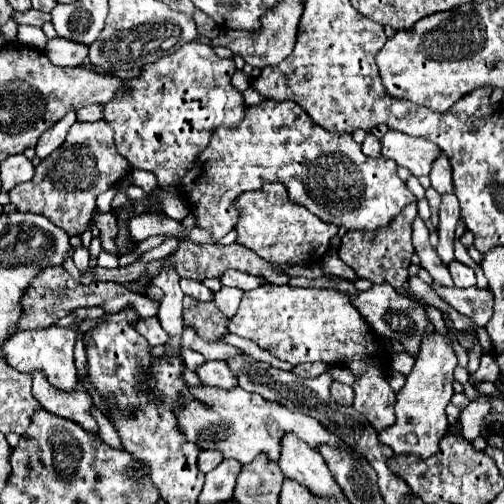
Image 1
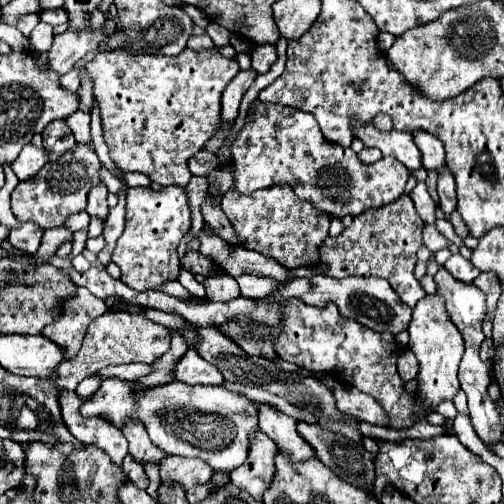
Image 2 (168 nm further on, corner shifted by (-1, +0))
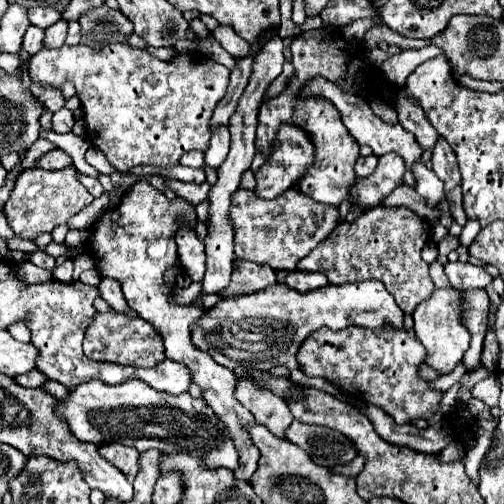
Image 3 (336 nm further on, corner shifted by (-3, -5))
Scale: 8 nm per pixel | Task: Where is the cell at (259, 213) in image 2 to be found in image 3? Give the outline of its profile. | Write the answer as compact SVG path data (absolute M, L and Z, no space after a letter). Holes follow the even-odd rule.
M294 187L272 201L256 197L254 191L238 189L230 203L230 223L234 227L234 253L238 259L264 263L276 271L294 271L296 263L334 231L338 207L316 203Z

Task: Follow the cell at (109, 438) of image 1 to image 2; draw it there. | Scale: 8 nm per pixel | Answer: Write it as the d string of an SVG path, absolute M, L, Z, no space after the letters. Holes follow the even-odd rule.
M127 454L122 463L124 473L128 478L140 489L146 490L149 485L149 479L145 474L142 465L135 462L135 460Z

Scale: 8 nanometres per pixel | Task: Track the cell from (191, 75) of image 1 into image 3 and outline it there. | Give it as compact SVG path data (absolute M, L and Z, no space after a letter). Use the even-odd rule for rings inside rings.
M114 43L92 51L92 47L76 45L76 47L60 47L60 49L42 49L32 55L28 61L30 79L38 83L48 83L54 87L62 87L64 81L72 81L76 85L82 109L86 111L86 137L98 147L108 163L116 171L132 171L134 167L176 167L180 157L186 151L206 151L210 141L210 119L216 103L224 97L228 87L230 71L212 61L202 53L190 55L174 55L168 61L160 61L150 53L130 47L128 43Z

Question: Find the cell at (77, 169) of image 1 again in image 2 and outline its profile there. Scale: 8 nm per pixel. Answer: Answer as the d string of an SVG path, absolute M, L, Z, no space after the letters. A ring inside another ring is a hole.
M78 144L74 152L60 156L56 162L46 164L34 180L22 180L12 192L12 212L20 222L34 222L40 228L58 228L66 216L82 212L86 208L86 194L92 186L100 184L98 156L88 148Z

